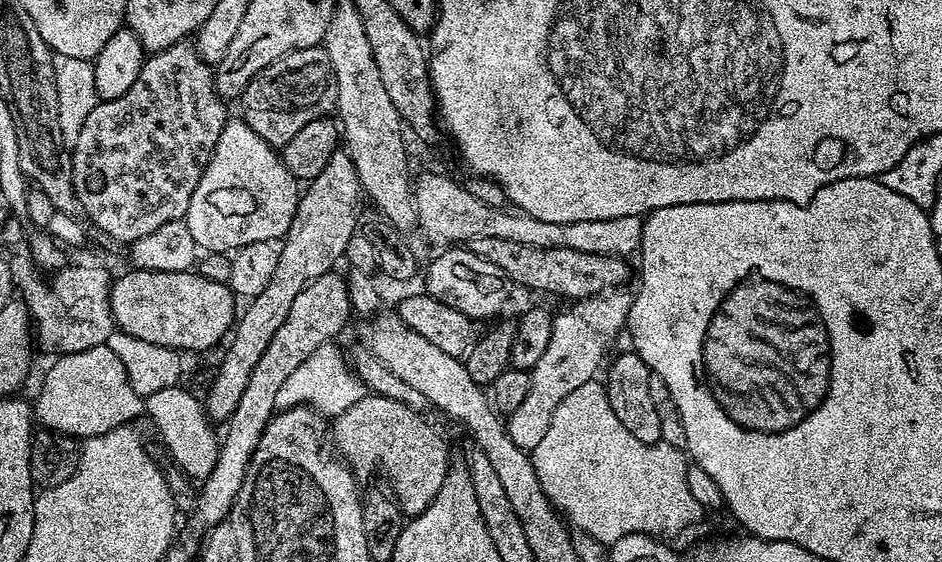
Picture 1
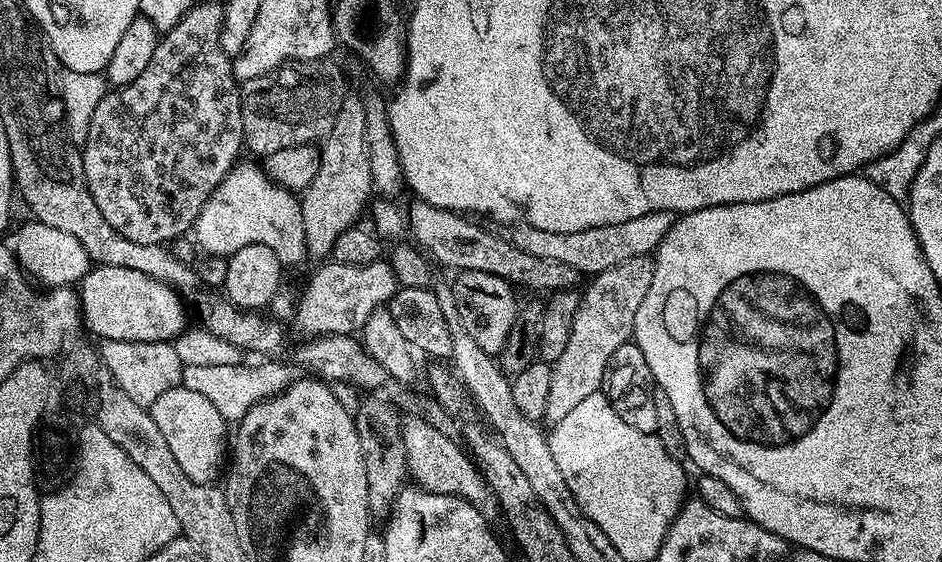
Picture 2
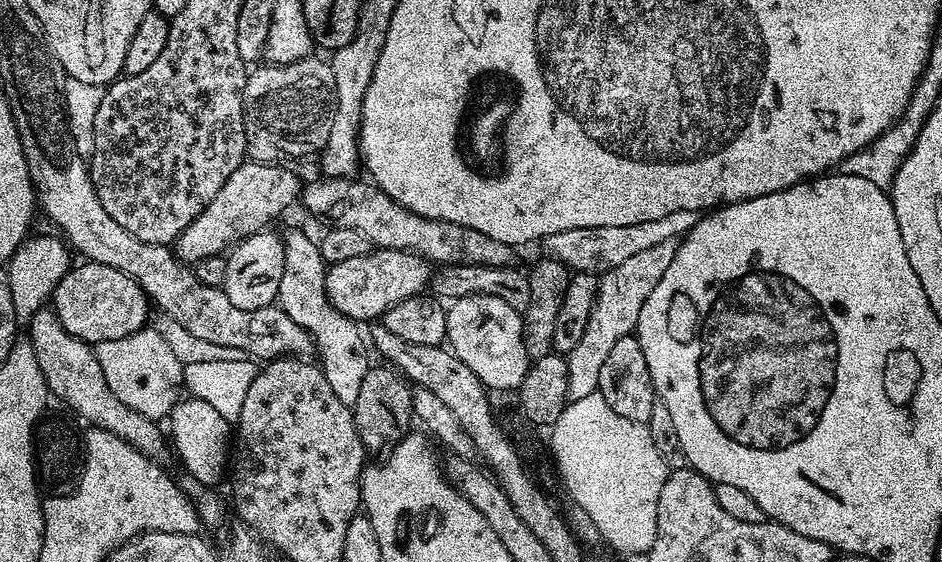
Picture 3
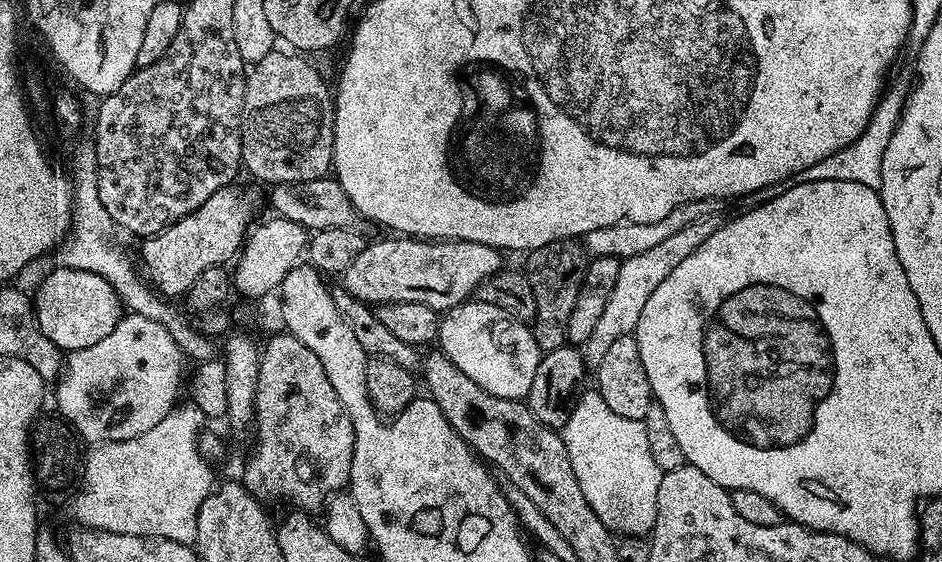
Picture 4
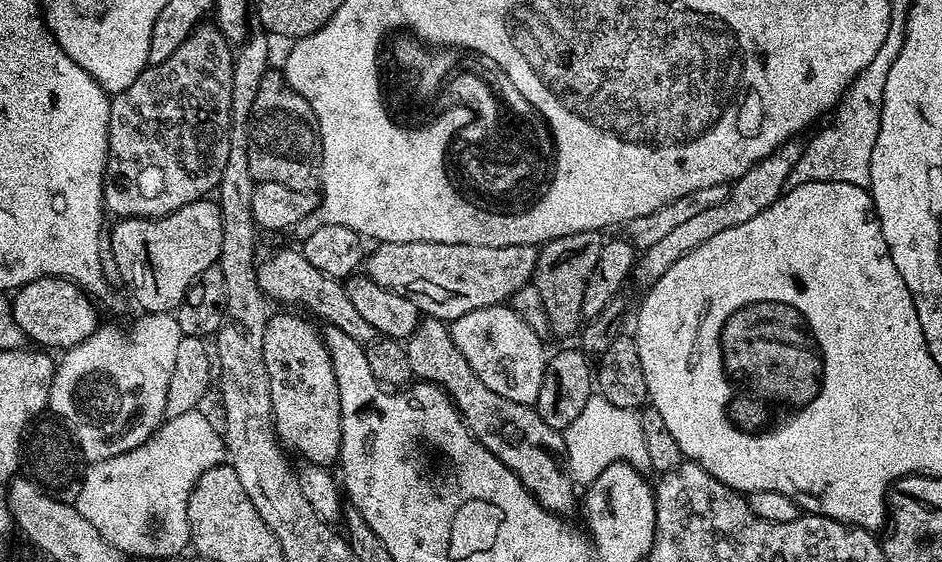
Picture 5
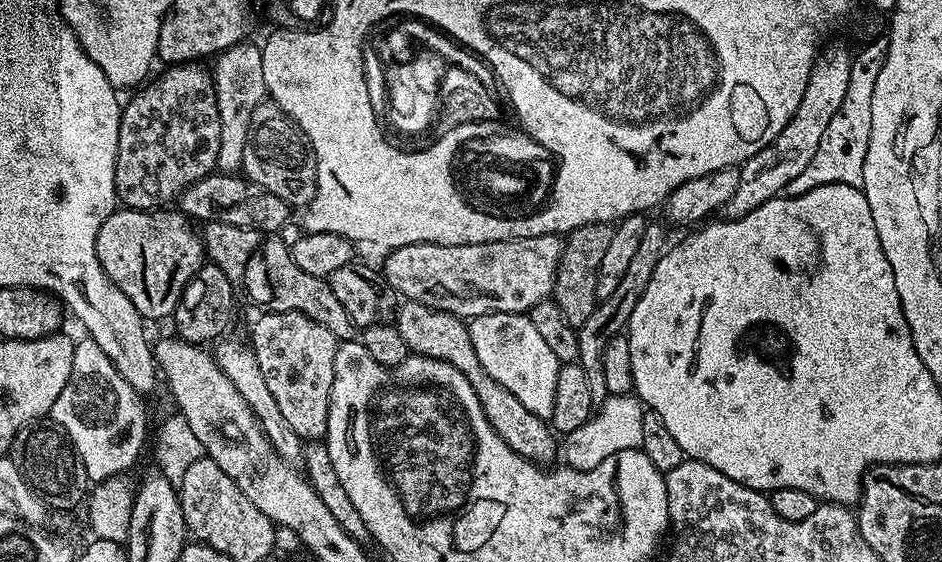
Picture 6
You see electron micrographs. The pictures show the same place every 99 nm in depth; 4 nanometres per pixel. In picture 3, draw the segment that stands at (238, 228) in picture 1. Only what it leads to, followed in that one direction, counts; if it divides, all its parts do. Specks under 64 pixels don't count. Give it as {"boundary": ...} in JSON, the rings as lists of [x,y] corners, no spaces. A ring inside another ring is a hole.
{"boundary":[[[284,232],[284,273],[278,297],[278,306],[302,330],[310,334],[315,351],[320,352],[318,363],[326,374],[326,382],[330,382],[330,390],[342,398],[342,402],[352,406],[358,398],[363,376],[368,372],[369,349],[366,347],[366,336],[360,333],[361,325],[350,317],[344,316],[336,309],[324,293],[324,274],[326,263],[320,253],[320,245],[304,232]],[[364,344],[365,348],[364,349]],[[368,351],[368,352],[367,352]]]}

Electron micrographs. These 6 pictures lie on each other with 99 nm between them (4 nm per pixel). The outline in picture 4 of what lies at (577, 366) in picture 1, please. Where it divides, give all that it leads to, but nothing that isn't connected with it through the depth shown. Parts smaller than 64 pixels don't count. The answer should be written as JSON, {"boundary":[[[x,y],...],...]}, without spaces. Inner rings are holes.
{"boundary":[[[712,218],[690,222],[690,226],[678,230],[678,234],[670,234],[670,238],[665,238],[651,250],[634,254],[634,258],[629,260],[620,261],[618,282],[614,282],[614,290],[610,290],[610,298],[606,298],[606,307],[594,326],[594,334],[590,334],[590,338],[582,346],[584,362],[589,369],[595,370],[600,365],[606,350],[610,350],[611,344],[617,338],[635,333],[638,318],[642,318],[646,301],[649,300],[650,294],[654,294],[654,290],[658,290],[662,278],[666,278],[666,274],[670,274],[670,270],[674,270],[674,266],[680,265],[685,258],[690,258],[690,254],[694,254],[694,250],[698,250],[698,246],[702,246],[702,242],[710,238],[710,234],[714,234],[717,226],[717,221]]]}

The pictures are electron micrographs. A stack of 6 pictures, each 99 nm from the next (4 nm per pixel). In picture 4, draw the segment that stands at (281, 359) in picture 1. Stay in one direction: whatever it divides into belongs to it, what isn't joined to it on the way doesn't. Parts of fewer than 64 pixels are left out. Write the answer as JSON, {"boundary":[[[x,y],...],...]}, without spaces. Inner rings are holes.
{"boundary":[[[392,238],[396,240],[376,240],[365,243],[364,249],[342,273],[342,286],[354,298],[369,306],[377,304],[397,304],[398,302],[422,302],[438,314],[463,304],[475,293],[476,287],[487,276],[501,271],[501,249],[482,246],[465,240],[445,240],[429,242],[424,238]]]}

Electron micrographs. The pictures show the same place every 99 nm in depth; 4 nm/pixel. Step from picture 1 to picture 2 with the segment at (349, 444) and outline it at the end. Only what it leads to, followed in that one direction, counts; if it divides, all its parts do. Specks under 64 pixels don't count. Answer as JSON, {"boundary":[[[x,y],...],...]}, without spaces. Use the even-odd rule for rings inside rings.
{"boundary":[[[410,416],[403,421],[402,435],[405,442],[407,473],[412,480],[414,478],[415,485],[434,494],[457,495],[463,500],[469,500],[474,510],[478,510],[478,514],[482,514],[482,518],[489,522],[501,519],[500,506],[495,494],[484,481],[484,476],[478,471],[471,455],[457,441],[432,428],[427,420],[420,424],[420,416]],[[424,440],[432,440],[432,444],[428,444],[428,448],[420,448]]]}

